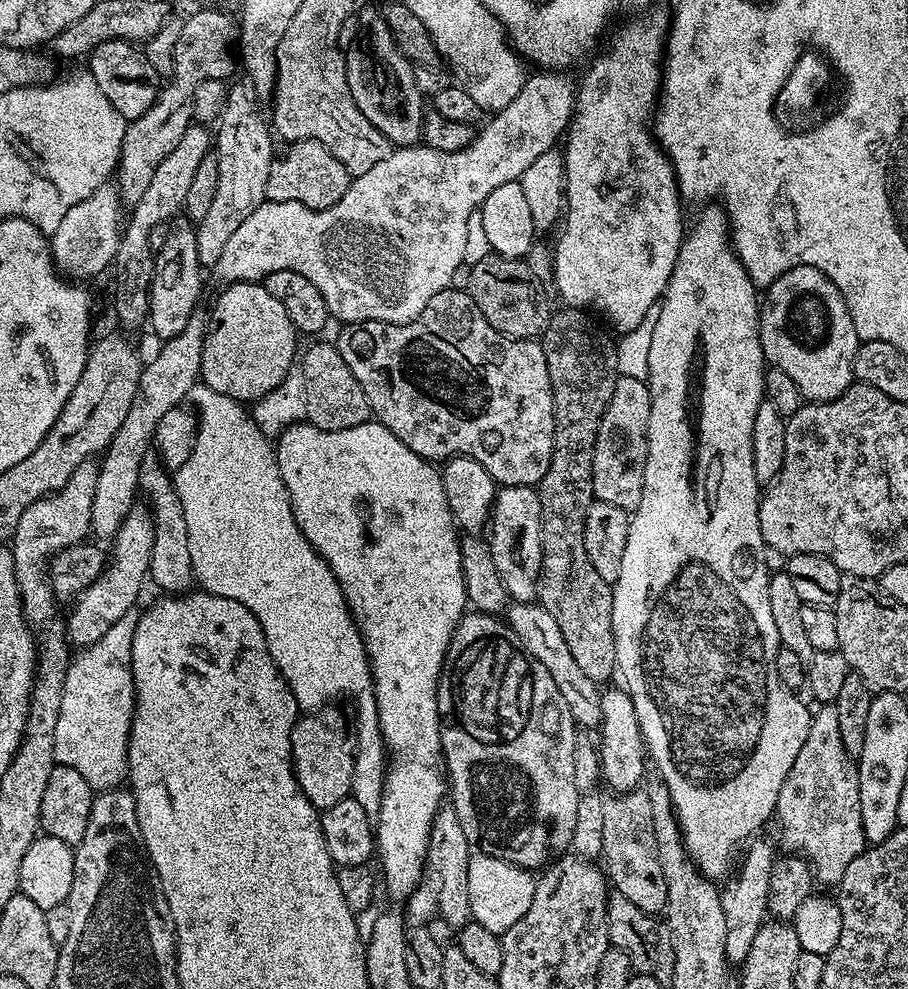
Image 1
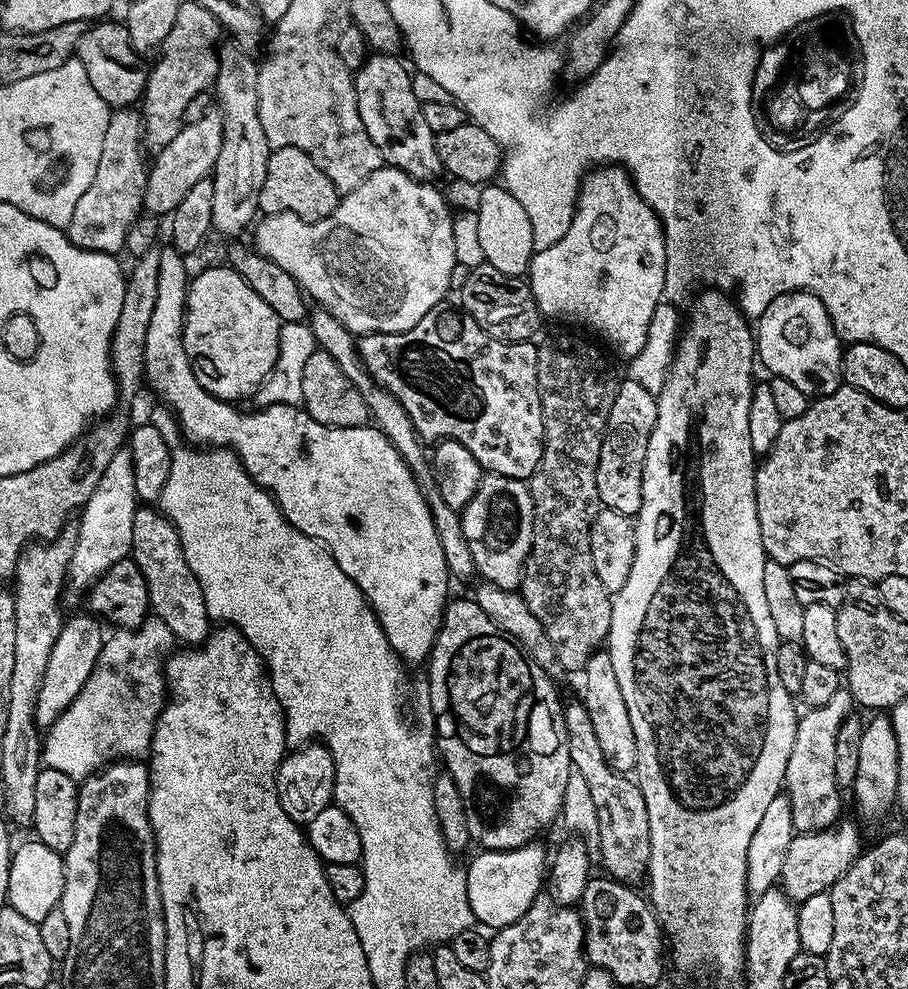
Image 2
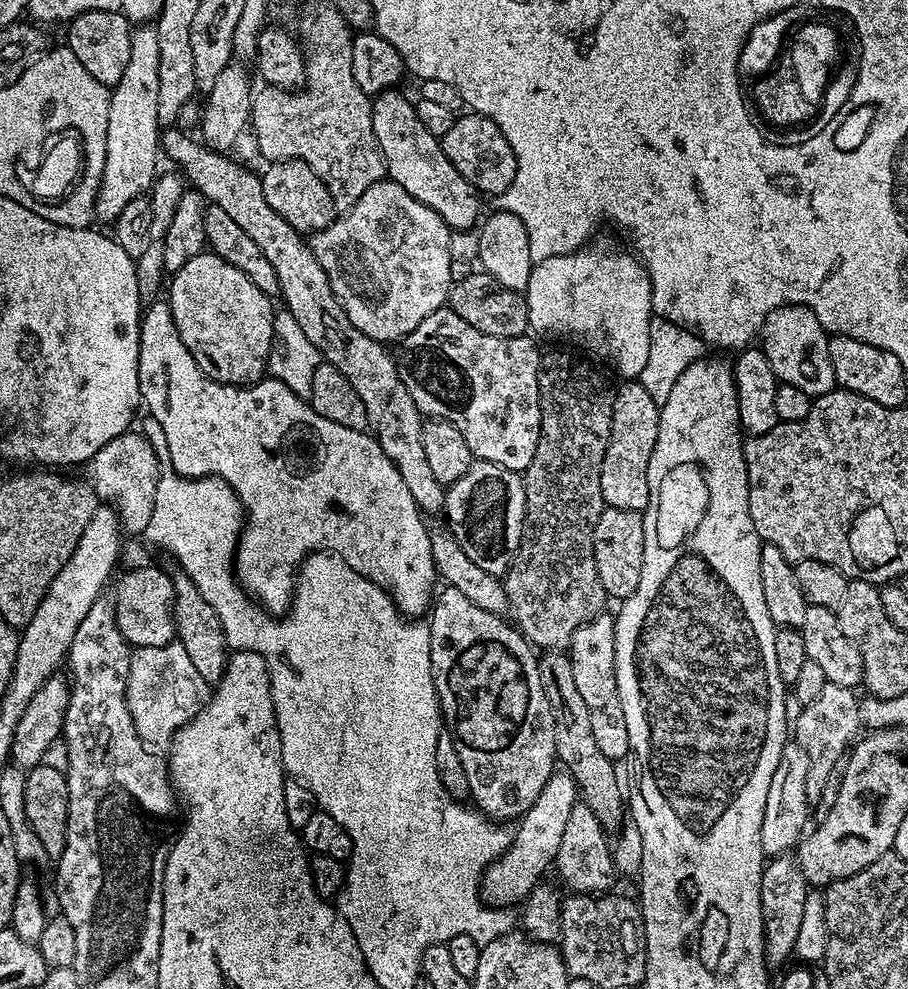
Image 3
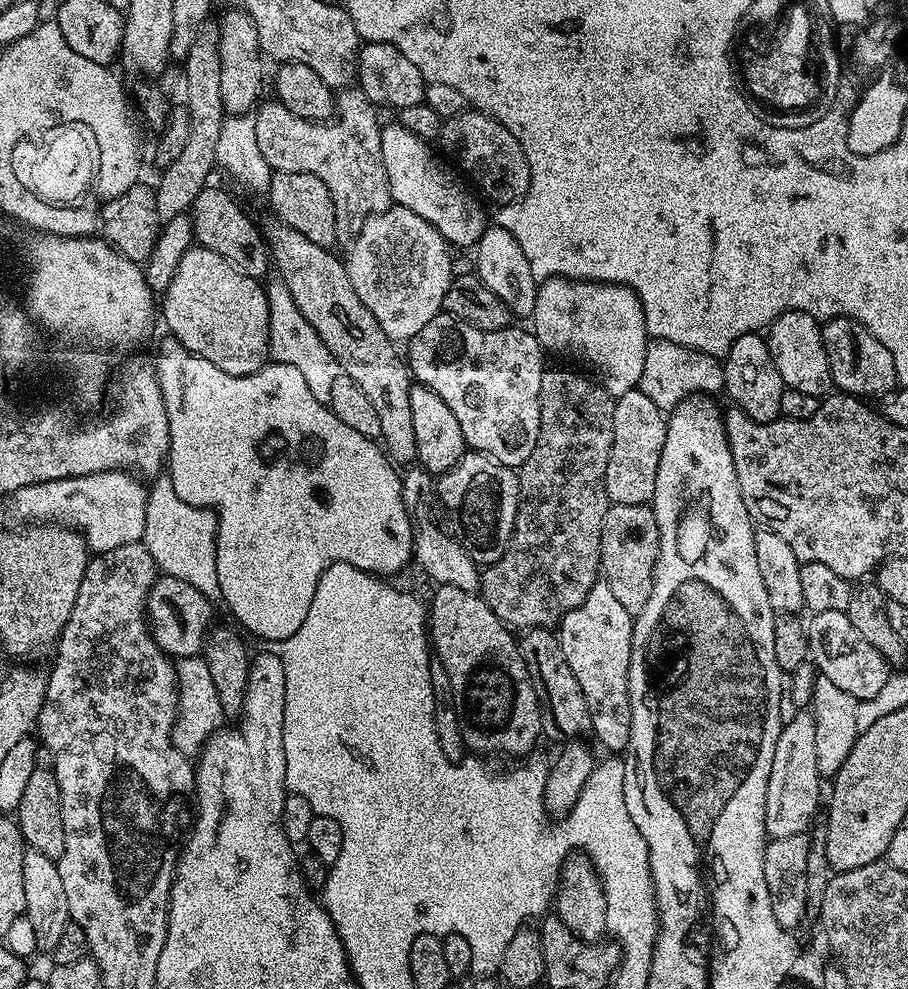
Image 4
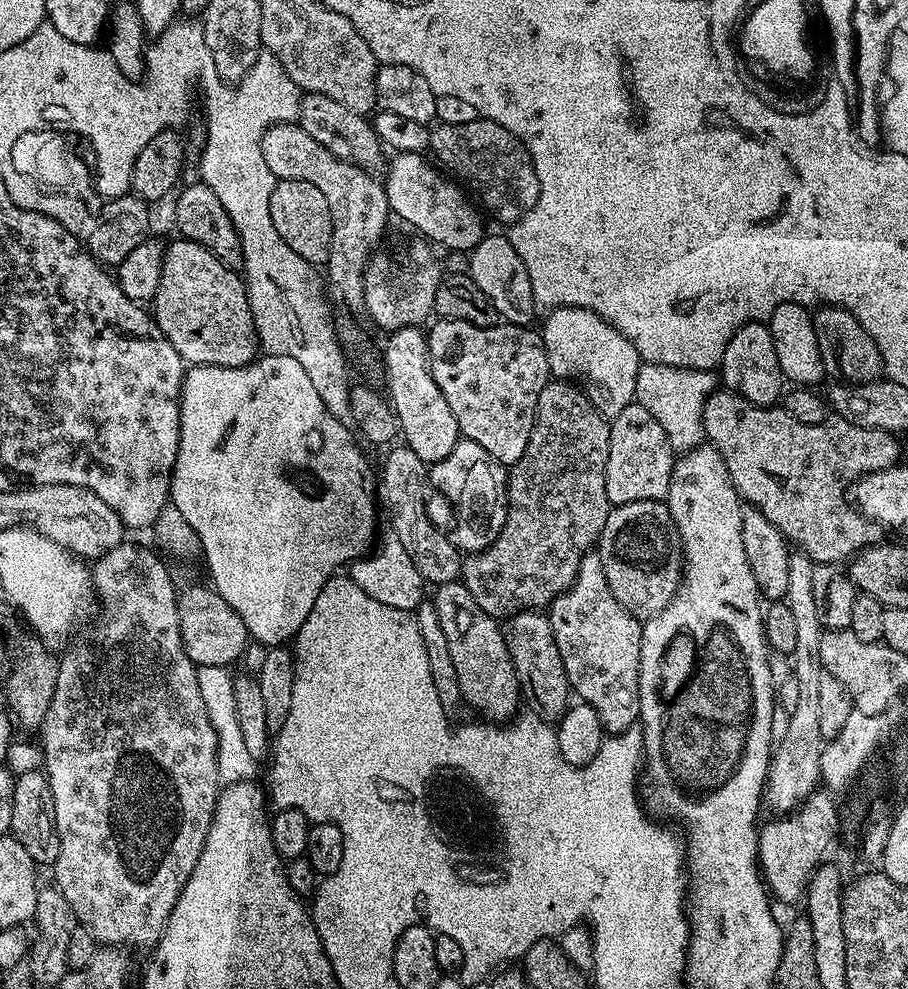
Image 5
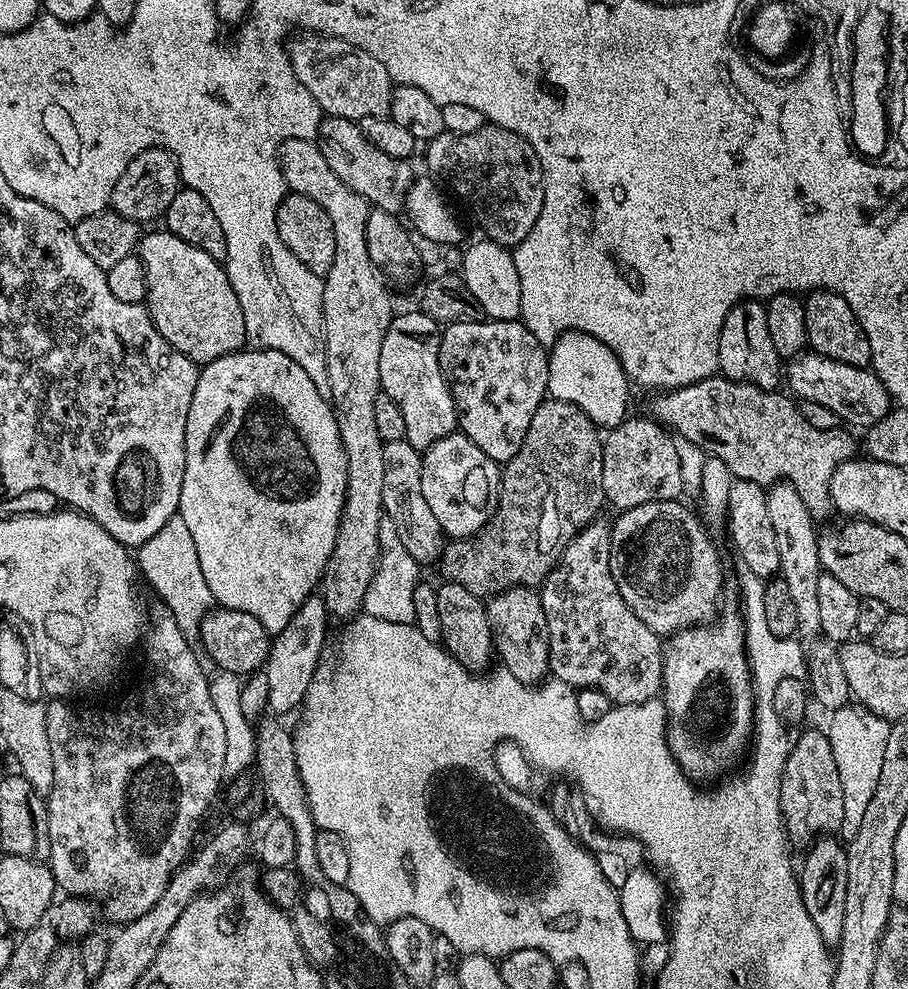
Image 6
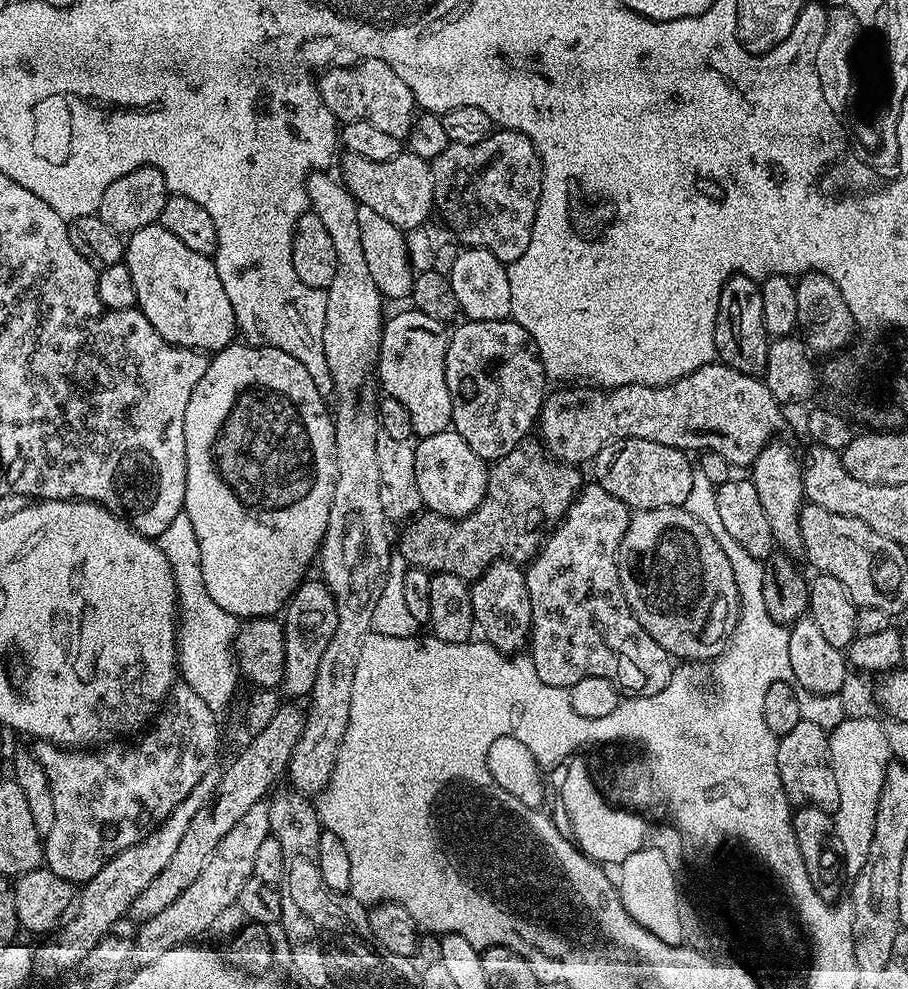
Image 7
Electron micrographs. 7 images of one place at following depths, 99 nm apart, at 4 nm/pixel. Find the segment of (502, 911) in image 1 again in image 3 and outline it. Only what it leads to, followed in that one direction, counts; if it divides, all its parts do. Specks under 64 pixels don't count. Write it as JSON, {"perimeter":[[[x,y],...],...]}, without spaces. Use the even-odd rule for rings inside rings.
{"perimeter":[[[557,770],[542,788],[542,794],[530,806],[528,813],[519,821],[509,846],[495,860],[482,877],[482,895],[489,905],[513,906],[528,899],[533,888],[541,883],[544,871],[553,867],[558,846],[562,846],[562,834],[566,831],[566,822],[570,819],[570,810],[578,803],[576,779],[567,770]]]}

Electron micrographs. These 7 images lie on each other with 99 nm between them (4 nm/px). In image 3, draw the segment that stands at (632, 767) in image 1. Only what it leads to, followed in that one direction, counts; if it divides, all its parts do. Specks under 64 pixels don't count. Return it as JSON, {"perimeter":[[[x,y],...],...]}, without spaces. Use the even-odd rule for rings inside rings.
{"perimeter":[[[601,614],[574,630],[574,638],[566,649],[570,658],[570,670],[574,670],[574,683],[586,702],[590,714],[590,726],[598,750],[614,762],[631,753],[630,734],[626,731],[626,714],[622,714],[622,698],[618,698],[618,678],[614,666],[614,636],[616,622],[611,615]]]}

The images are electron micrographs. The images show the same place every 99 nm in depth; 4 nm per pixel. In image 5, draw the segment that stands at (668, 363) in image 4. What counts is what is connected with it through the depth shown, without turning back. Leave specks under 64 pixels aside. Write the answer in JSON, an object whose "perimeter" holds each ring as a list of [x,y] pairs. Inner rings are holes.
{"perimeter":[[[641,363],[635,403],[646,406],[670,442],[673,453],[683,454],[705,441],[704,404],[718,388],[718,376],[707,368],[683,368],[669,364]]]}

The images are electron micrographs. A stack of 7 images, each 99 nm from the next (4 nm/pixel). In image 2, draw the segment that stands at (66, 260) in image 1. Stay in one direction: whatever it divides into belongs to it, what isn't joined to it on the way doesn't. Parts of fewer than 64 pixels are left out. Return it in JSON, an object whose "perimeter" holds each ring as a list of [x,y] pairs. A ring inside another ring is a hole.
{"perimeter":[[[135,107],[118,108],[112,112],[110,122],[106,126],[106,135],[102,137],[102,158],[98,158],[98,170],[93,172],[93,181],[86,186],[86,194],[78,198],[78,206],[74,206],[74,214],[66,229],[70,242],[82,250],[95,252],[119,253],[127,242],[128,228],[135,223],[144,207],[144,191],[148,181],[149,161],[146,159],[144,147],[144,121]]]}

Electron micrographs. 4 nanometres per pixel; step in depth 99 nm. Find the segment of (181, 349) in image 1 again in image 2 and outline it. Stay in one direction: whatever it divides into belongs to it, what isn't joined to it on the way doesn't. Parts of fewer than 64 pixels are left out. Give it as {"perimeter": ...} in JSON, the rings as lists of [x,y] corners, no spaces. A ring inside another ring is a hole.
{"perimeter":[[[121,450],[110,458],[110,466],[98,478],[94,494],[78,513],[74,558],[70,558],[66,588],[71,592],[84,592],[93,587],[101,576],[114,566],[114,562],[129,559],[134,538],[134,514],[138,507],[136,479],[131,451]]]}

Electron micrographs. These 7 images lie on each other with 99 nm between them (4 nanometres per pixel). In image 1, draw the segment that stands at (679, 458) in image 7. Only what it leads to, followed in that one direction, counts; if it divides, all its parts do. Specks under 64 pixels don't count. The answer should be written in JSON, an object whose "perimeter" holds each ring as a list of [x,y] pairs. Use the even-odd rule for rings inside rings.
{"perimeter":[[[620,376],[616,381],[620,394],[613,394],[604,411],[600,429],[596,432],[594,462],[592,463],[592,495],[610,506],[618,506],[629,514],[642,502],[642,486],[648,457],[648,419],[650,390],[638,378]]]}

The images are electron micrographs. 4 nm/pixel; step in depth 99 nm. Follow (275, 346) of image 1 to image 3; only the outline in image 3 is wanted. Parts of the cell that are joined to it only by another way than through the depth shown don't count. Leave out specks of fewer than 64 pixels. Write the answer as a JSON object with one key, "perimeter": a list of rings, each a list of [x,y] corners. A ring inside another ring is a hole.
{"perimeter":[[[211,250],[199,252],[197,256],[190,258],[190,262],[186,262],[186,266],[171,273],[166,299],[172,307],[178,334],[182,342],[186,342],[186,350],[190,350],[202,374],[223,384],[241,386],[254,384],[265,375],[274,335],[274,300],[273,297],[262,294],[262,290],[258,290],[258,286],[254,286],[254,282],[250,282],[250,278],[246,278],[242,270],[230,266],[230,262],[226,262],[221,256],[215,256]]]}

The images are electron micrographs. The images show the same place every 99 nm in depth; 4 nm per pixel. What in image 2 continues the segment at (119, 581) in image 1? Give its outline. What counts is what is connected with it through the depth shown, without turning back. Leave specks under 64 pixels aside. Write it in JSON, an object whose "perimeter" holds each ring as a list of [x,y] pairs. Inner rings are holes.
{"perimeter":[[[69,615],[58,634],[58,642],[54,642],[54,650],[50,650],[50,659],[46,661],[46,674],[42,677],[36,703],[36,726],[41,730],[49,728],[70,706],[70,702],[74,702],[104,649],[106,632],[100,629],[101,621],[95,615],[92,616]]]}

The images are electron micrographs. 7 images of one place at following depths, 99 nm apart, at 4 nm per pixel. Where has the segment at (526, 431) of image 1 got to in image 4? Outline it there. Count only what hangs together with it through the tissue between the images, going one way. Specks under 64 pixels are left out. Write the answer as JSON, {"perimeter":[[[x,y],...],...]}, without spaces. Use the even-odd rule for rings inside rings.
{"perimeter":[[[441,314],[430,318],[430,322],[426,322],[426,326],[422,326],[422,330],[418,330],[418,334],[414,334],[406,344],[406,363],[413,381],[417,385],[434,390],[434,394],[438,394],[438,398],[442,398],[442,402],[446,402],[446,406],[450,406],[454,418],[458,418],[458,426],[462,426],[465,445],[471,451],[482,452],[491,460],[496,460],[502,466],[513,470],[520,469],[526,462],[526,458],[530,458],[530,454],[534,454],[534,446],[538,442],[538,434],[540,433],[540,391],[542,390],[542,374],[546,371],[546,363],[544,364],[546,353],[536,340],[535,332],[527,327],[524,327],[525,329],[516,327],[509,326],[502,330],[478,330],[458,318]]]}

